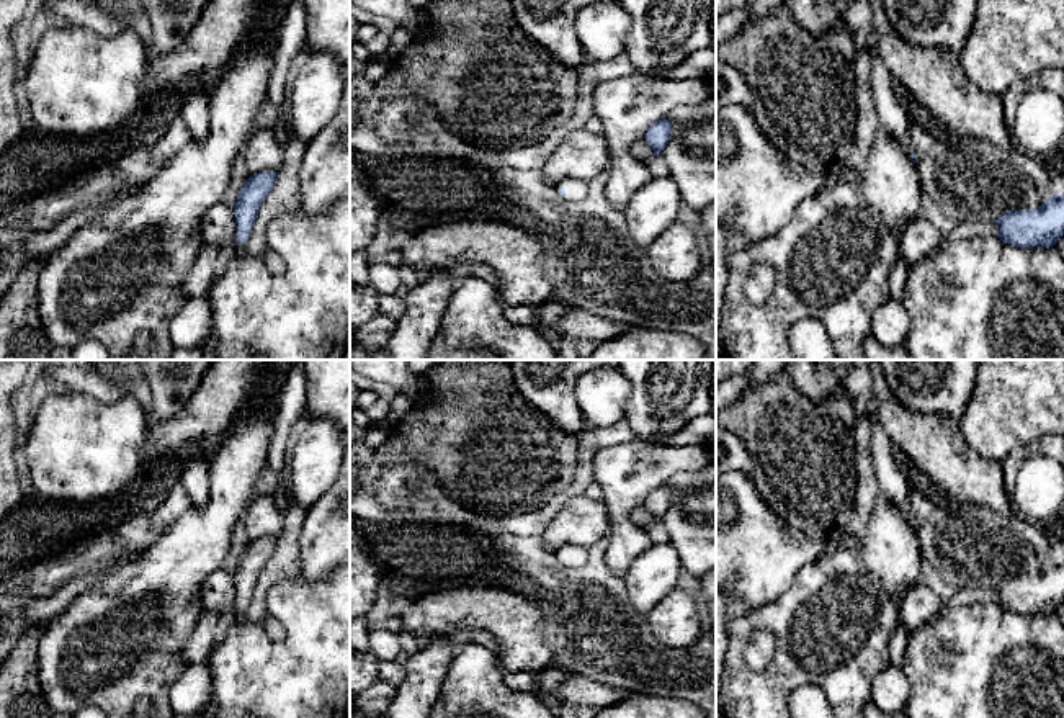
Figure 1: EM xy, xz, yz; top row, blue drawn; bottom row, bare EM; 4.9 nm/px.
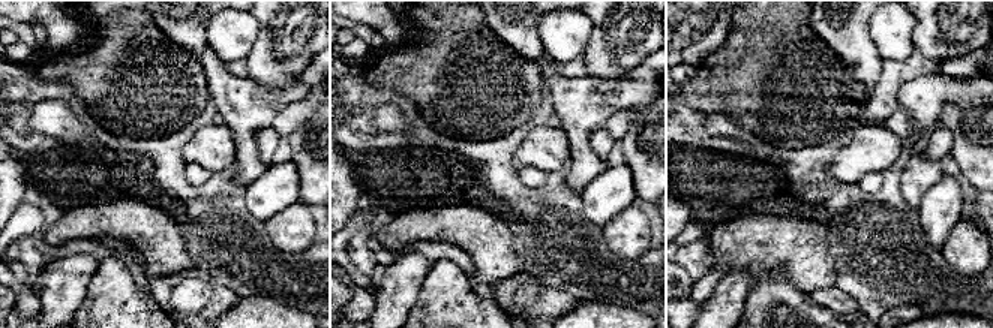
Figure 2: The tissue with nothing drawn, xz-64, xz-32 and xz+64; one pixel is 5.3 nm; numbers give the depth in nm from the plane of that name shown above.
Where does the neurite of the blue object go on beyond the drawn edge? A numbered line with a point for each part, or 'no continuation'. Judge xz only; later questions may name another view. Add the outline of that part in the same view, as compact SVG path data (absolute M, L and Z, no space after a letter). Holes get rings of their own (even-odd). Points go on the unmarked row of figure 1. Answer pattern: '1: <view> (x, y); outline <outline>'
1: xz (576, 555); outline M566 543L556 550L556 556L561 553L566 554L564 566L567 568L579 568L587 561L587 548L577 545L577 543Z

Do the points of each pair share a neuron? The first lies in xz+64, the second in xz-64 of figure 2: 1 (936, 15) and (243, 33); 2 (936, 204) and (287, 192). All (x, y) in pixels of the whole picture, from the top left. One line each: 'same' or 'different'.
1: different
2: same

